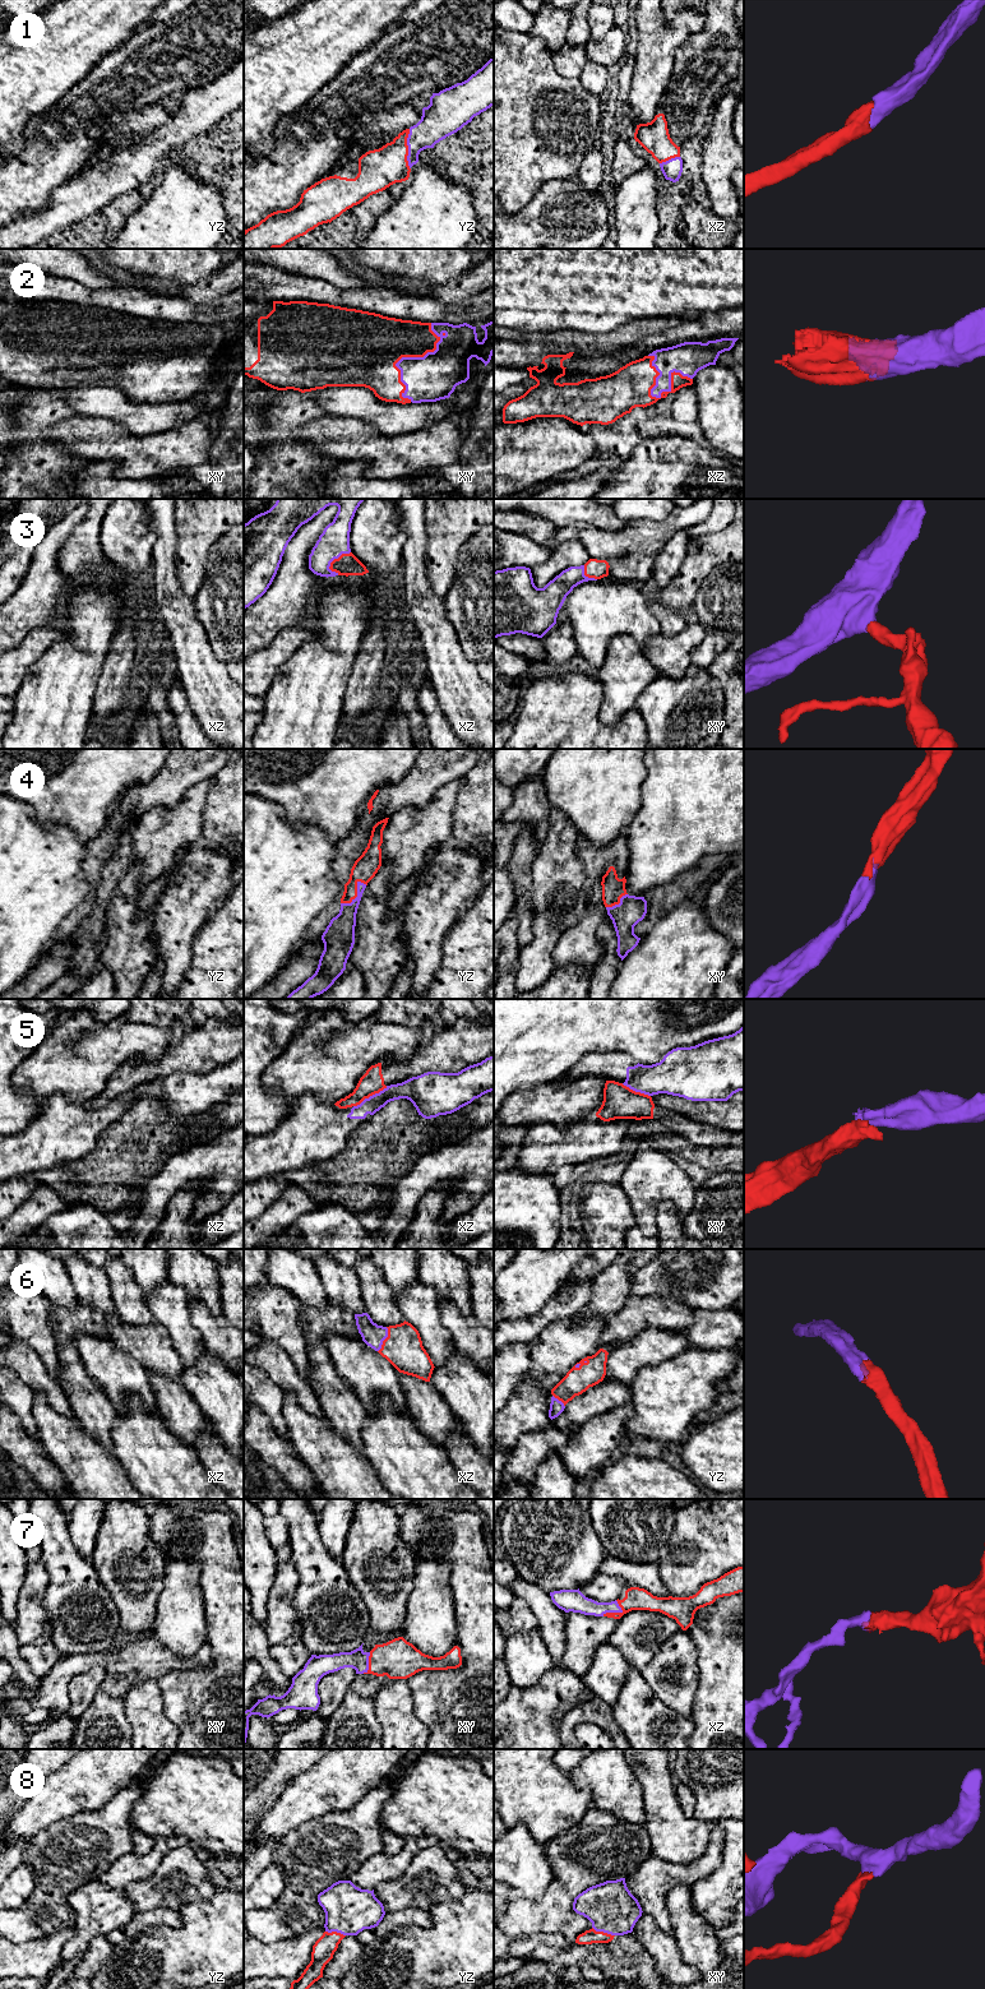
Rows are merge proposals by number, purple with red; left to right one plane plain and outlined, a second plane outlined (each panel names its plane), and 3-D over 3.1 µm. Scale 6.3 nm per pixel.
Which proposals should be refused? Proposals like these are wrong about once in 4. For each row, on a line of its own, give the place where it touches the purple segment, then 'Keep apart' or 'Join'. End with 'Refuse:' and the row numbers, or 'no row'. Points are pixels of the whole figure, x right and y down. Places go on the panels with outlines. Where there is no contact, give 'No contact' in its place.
1: Touches purple at yz (408, 149). Join
2: Touches purple at xy (408, 357). Join
3: Touches purple at xz (337, 558). Join
4: Touches purple at yz (357, 893). Join
5: Touches purple at xz (370, 1096). Keep apart
6: Touches purple at xz (384, 1338). Join
7: Touches purple at xz (613, 1611). Join
8: Touches purple at xy (604, 1932). Join
Refuse: 5

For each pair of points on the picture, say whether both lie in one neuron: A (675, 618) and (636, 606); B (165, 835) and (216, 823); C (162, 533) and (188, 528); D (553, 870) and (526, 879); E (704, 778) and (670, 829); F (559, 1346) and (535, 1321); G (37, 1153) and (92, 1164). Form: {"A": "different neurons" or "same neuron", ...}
{"A": "different neurons", "B": "different neurons", "C": "different neurons", "D": "different neurons", "E": "same neuron", "F": "different neurons", "G": "different neurons"}

